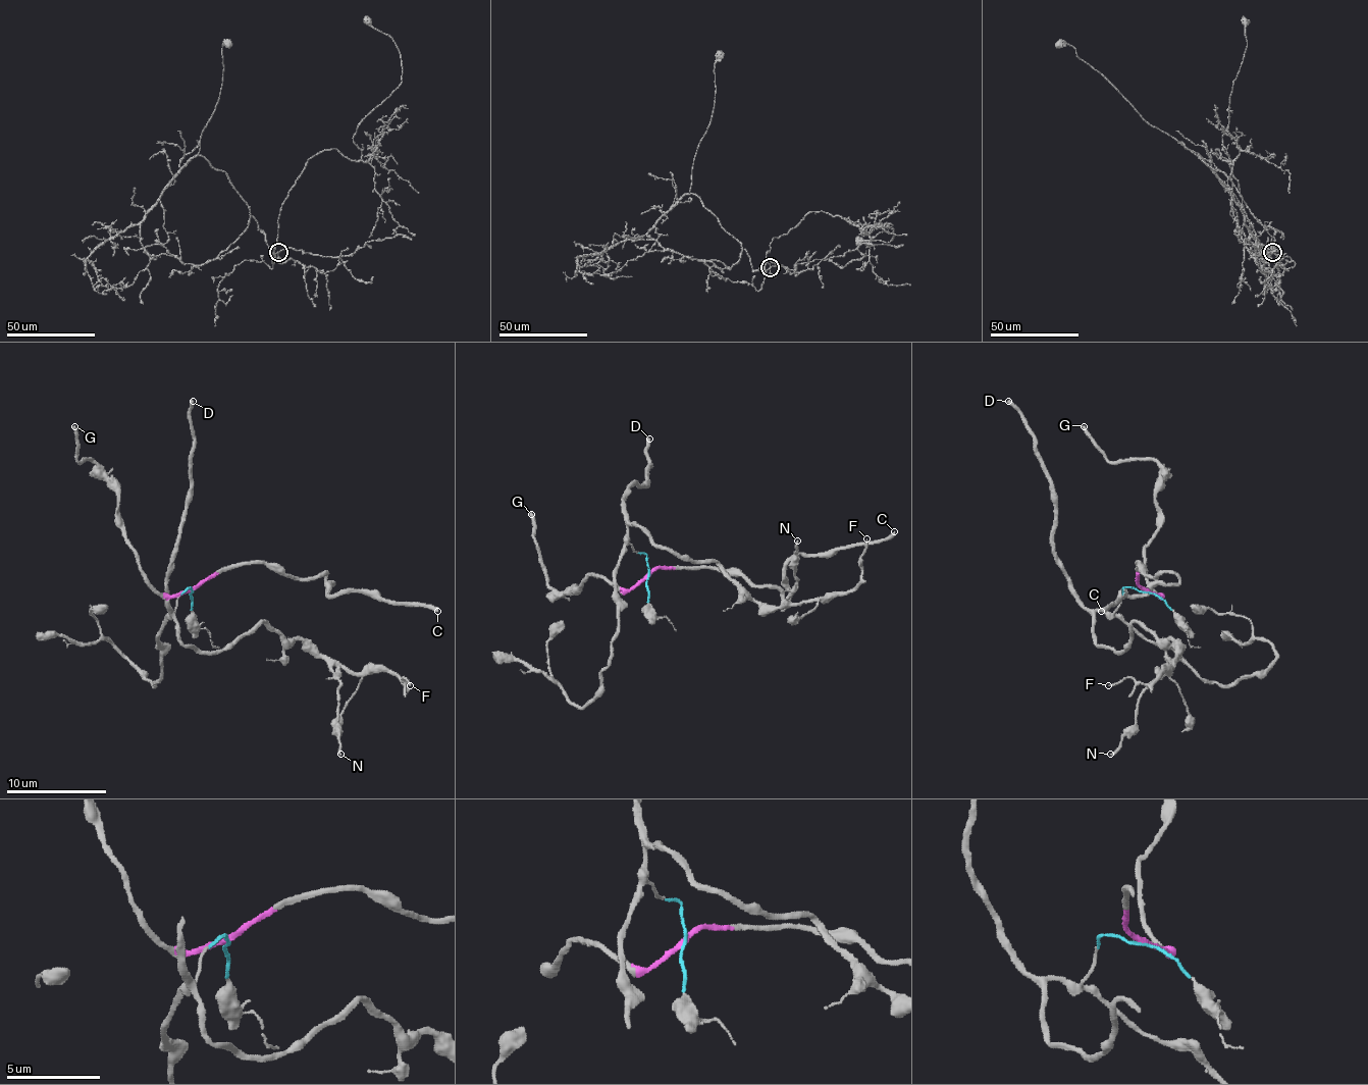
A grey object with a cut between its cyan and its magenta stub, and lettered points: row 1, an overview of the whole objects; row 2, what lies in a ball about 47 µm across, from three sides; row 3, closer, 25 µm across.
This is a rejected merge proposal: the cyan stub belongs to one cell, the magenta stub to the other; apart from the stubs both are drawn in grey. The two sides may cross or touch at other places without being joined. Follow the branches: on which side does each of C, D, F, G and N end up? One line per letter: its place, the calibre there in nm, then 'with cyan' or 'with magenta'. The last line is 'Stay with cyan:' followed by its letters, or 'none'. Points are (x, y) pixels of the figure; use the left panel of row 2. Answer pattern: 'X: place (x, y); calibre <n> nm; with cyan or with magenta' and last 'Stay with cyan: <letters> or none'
C: place (437, 611); calibre 320 nm; with magenta
D: place (193, 401); calibre 300 nm; with cyan
F: place (410, 685); calibre 150 nm; with cyan
G: place (74, 426); calibre 280 nm; with magenta
N: place (340, 754); calibre 180 nm; with cyan
Stay with cyan: D, F, N

